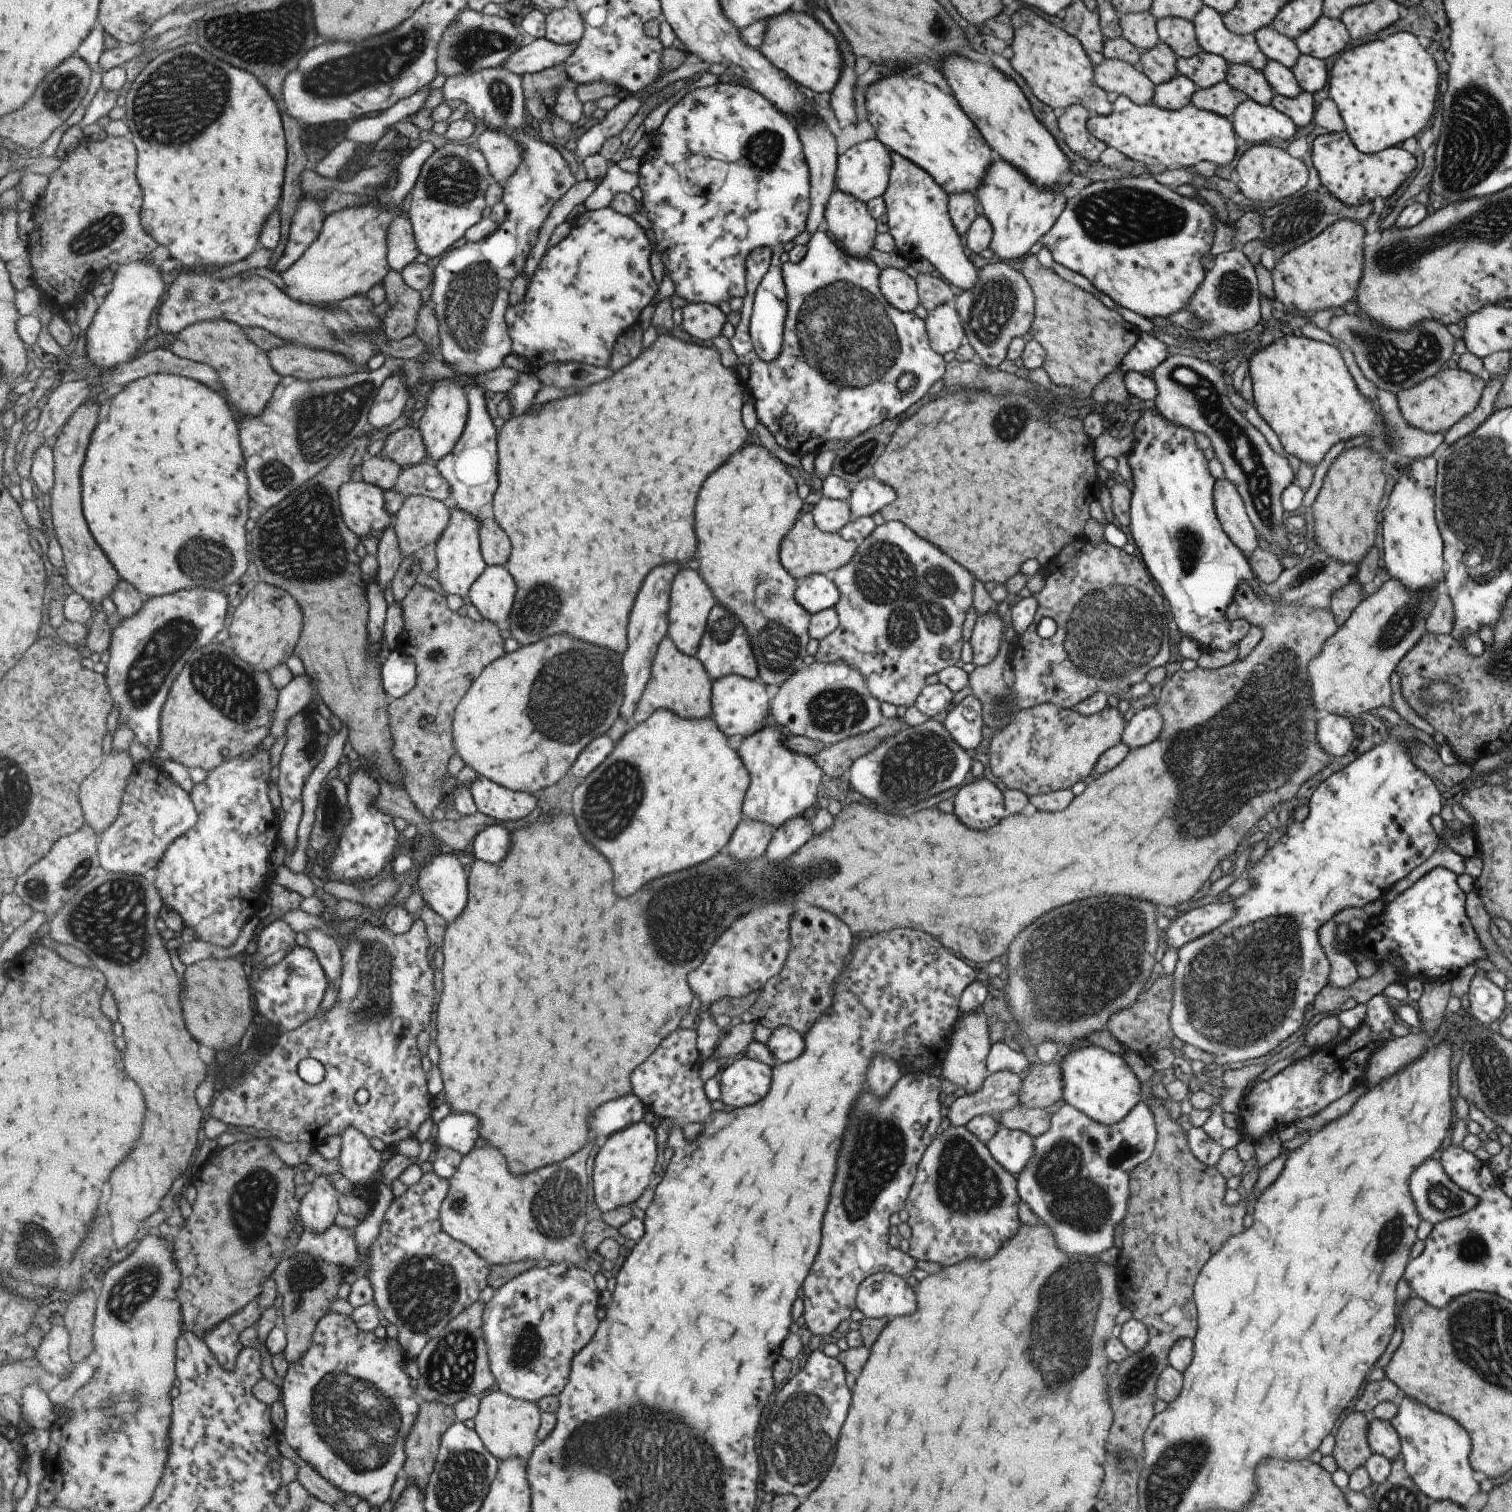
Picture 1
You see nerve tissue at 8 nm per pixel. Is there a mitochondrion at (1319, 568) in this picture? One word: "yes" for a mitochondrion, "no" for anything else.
yes

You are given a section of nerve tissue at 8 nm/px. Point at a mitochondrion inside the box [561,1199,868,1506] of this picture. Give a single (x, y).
(799, 1429)

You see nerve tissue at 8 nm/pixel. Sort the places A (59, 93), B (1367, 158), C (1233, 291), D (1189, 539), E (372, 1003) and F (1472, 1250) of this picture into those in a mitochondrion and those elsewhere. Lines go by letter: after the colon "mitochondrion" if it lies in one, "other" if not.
A: mitochondrion
B: other
C: mitochondrion
D: mitochondrion
E: mitochondrion
F: mitochondrion

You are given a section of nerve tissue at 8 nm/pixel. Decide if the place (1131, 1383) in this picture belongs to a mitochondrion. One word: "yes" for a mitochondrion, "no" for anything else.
yes

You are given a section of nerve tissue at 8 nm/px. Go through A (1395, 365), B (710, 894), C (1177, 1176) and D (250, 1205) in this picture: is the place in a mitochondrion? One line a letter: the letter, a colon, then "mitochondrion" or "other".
A: mitochondrion
B: mitochondrion
C: mitochondrion
D: mitochondrion

